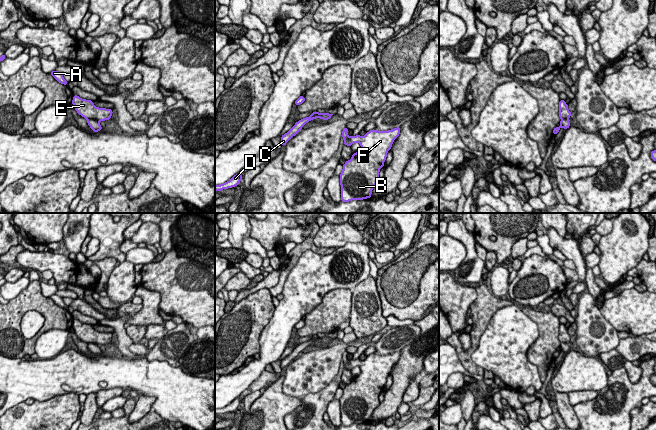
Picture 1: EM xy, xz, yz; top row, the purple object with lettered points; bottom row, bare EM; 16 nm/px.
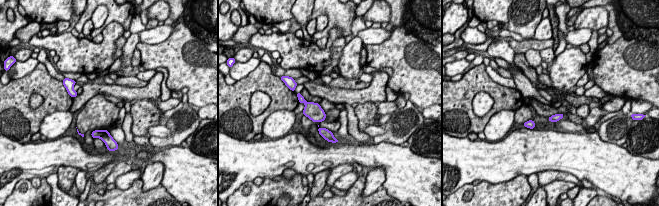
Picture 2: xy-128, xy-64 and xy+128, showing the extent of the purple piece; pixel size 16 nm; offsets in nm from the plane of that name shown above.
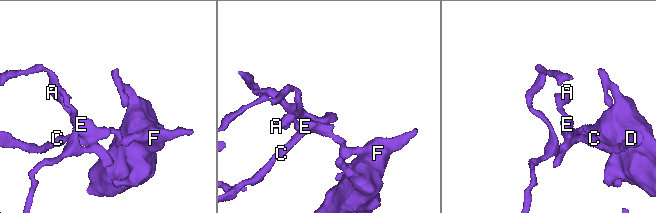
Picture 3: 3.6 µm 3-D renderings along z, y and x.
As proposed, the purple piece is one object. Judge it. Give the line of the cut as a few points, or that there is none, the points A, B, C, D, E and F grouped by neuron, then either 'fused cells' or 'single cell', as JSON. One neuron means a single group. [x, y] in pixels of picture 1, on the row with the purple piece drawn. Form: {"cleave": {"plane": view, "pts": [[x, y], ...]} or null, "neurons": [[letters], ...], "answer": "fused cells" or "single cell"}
{"cleave": {"plane": "xy", "pts": [[87, 118], [93, 118], [98, 121]]}, "neurons": [["A", "B", "E", "F"], ["C", "D"]], "answer": "fused cells"}

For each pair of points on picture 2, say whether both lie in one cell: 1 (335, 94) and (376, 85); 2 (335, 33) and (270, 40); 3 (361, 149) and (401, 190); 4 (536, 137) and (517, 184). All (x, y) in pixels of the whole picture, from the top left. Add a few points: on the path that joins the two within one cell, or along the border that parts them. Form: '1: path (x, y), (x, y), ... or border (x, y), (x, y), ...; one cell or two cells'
1: path (345, 95), (366, 94); one cell
2: path (324, 51), (294, 52), (288, 46); one cell
3: path (374, 155), (378, 155), (400, 177); one cell
4: border (526, 175), (516, 175), (498, 183); two cells

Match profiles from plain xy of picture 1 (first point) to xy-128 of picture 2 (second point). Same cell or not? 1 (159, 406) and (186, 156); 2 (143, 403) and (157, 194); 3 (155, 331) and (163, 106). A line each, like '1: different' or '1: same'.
1: same
2: different
3: same

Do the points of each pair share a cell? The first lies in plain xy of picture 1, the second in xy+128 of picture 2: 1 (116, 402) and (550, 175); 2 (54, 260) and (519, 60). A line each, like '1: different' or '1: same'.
1: different
2: different

